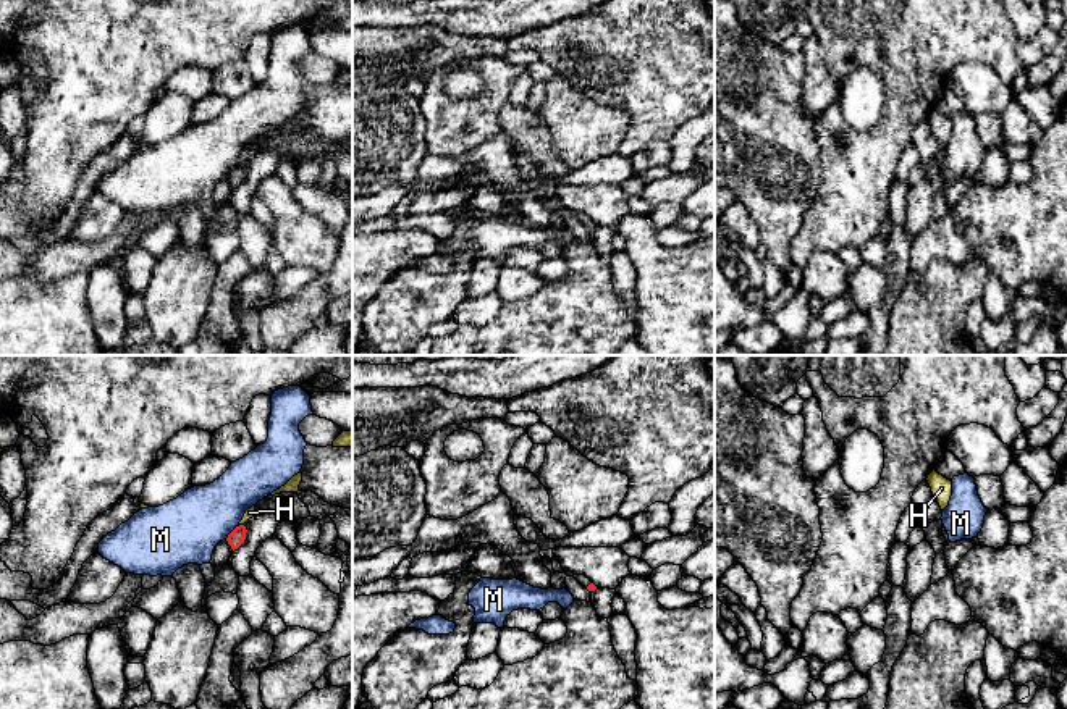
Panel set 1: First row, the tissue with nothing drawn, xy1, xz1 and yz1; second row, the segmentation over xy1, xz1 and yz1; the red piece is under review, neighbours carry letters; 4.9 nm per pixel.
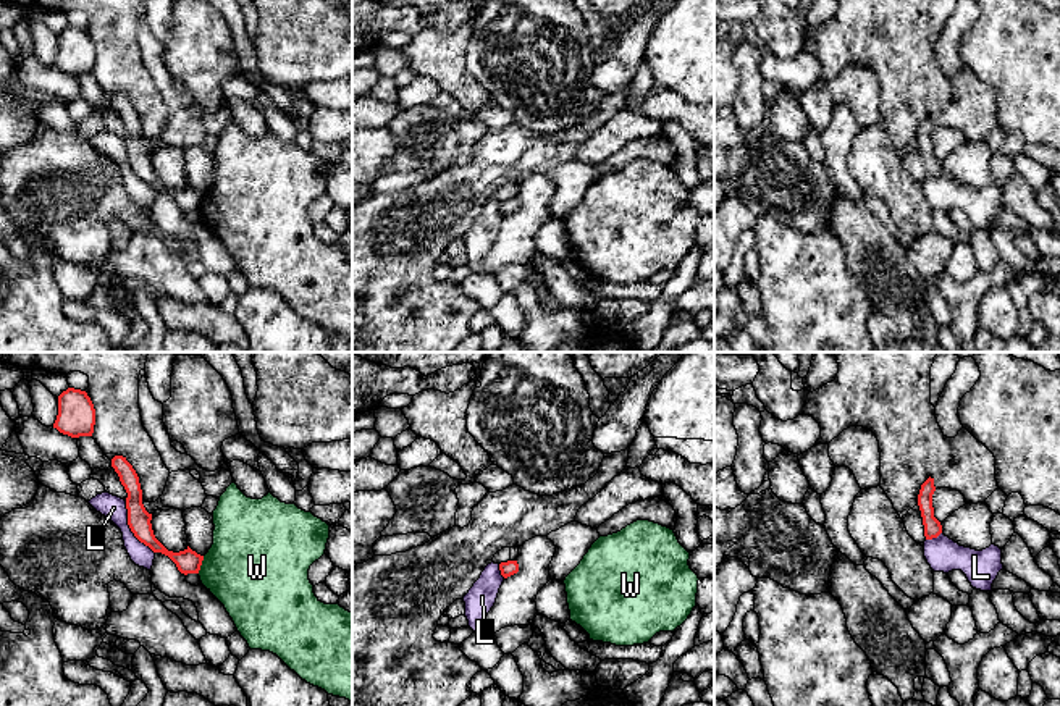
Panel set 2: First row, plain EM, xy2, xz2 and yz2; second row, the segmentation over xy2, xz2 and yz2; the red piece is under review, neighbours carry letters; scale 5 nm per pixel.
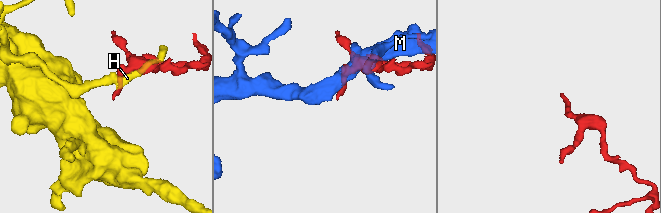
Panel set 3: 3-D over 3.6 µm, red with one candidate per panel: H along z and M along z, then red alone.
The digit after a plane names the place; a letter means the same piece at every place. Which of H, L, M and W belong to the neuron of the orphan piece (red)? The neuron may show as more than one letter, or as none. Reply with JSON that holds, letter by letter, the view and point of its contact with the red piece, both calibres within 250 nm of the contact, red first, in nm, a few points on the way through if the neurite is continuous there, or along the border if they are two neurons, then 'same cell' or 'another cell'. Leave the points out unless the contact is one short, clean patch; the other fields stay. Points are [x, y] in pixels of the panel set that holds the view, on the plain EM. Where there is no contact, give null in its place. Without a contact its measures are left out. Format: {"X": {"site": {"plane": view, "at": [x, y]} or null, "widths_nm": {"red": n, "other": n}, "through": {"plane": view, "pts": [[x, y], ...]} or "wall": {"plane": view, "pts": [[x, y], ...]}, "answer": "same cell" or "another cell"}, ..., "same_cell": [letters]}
{"H": {"site": {"plane": "xy1", "at": [240, 163]}, "widths_nm": {"red": 80, "other": 50}, "wall": {"plane": "xy1", "pts": [[243, 162], [238, 165]]}, "answer": "another cell"}, "L": {"site": {"plane": "xy2", "at": [130, 165]}, "widths_nm": {"red": 110, "other": 120}, "answer": "another cell"}, "M": {"site": {"plane": "xy1", "at": [231, 170]}, "widths_nm": {"red": 80, "other": 320}, "wall": {"plane": "xy1", "pts": [[236, 163], [225, 176]]}, "answer": "another cell"}, "W": {"site": {"plane": "xy2", "at": [201, 202]}, "widths_nm": {"red": 120, "other": 460}, "wall": {"plane": "xy2", "pts": [[204, 194], [197, 210]]}, "answer": "another cell"}, "same_cell": []}

